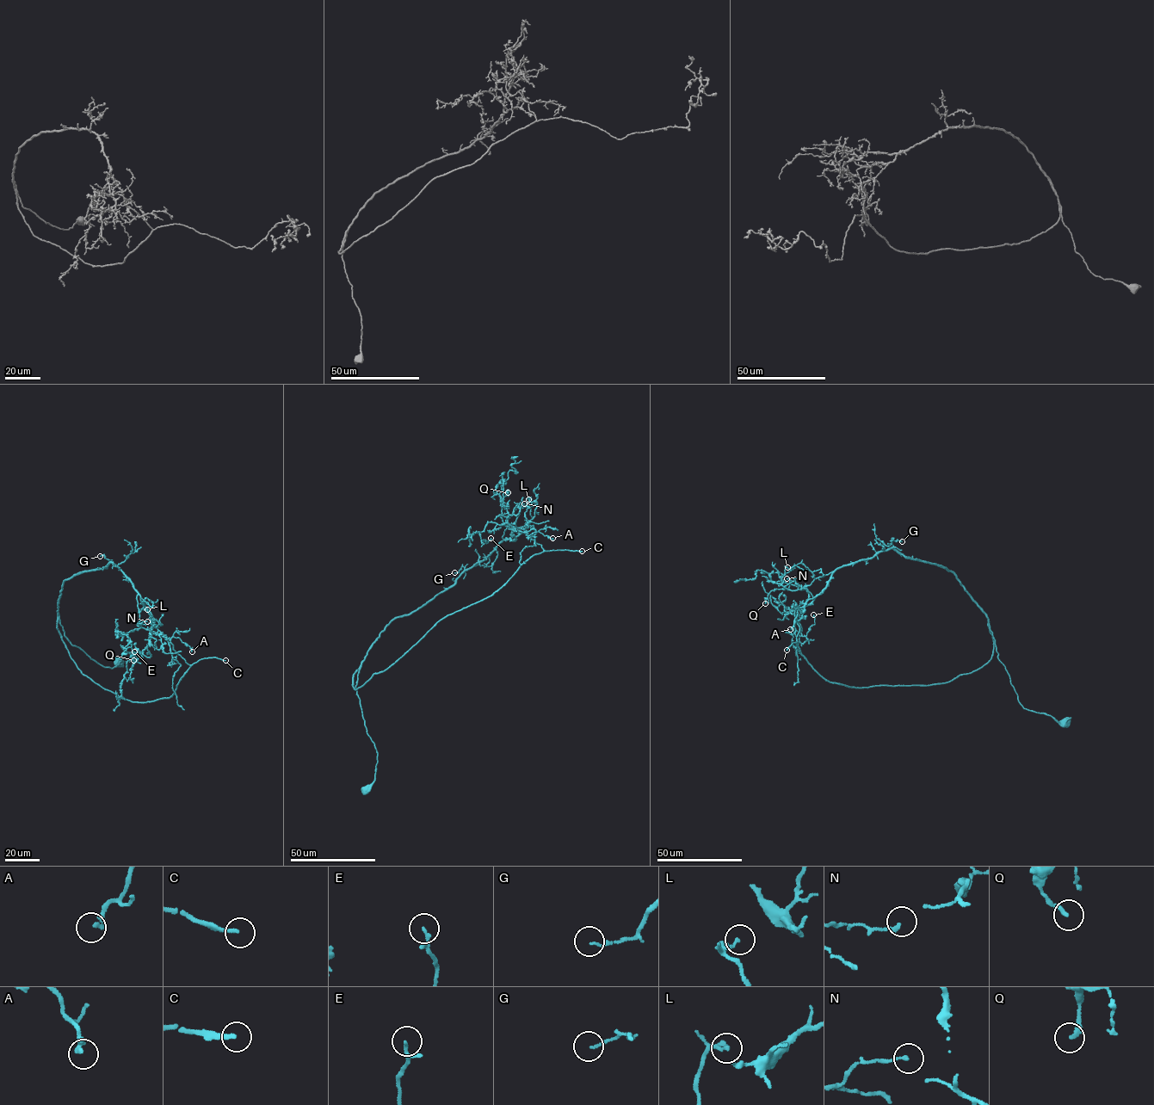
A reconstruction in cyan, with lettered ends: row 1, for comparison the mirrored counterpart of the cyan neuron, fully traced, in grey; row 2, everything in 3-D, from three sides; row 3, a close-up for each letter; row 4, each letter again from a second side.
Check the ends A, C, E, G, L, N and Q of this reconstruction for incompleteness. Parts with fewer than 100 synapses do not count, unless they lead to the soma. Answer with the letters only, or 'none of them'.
C

